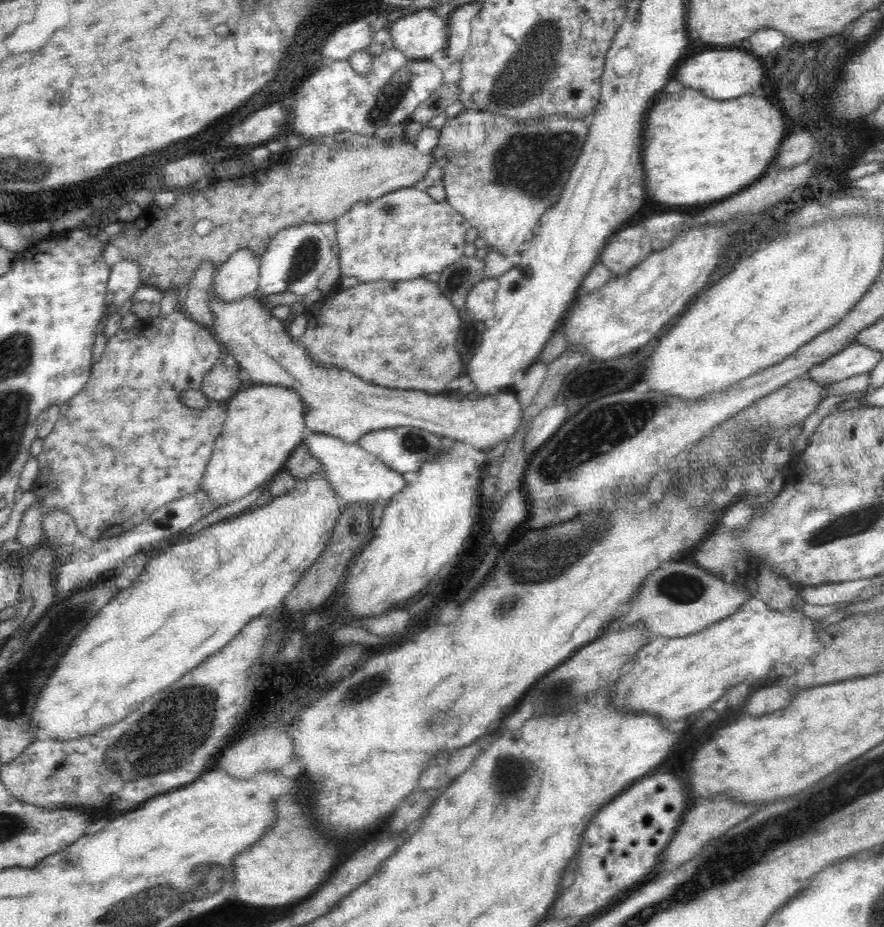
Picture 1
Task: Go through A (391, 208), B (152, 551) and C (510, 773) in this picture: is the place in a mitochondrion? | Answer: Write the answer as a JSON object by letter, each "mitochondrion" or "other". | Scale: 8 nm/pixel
{"A":"mitochondrion","B":"other","C":"mitochondrion"}

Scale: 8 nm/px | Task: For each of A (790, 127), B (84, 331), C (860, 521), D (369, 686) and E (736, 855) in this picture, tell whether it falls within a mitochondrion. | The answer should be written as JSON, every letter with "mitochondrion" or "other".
{"A":"other","B":"other","C":"mitochondrion","D":"mitochondrion","E":"mitochondrion"}

